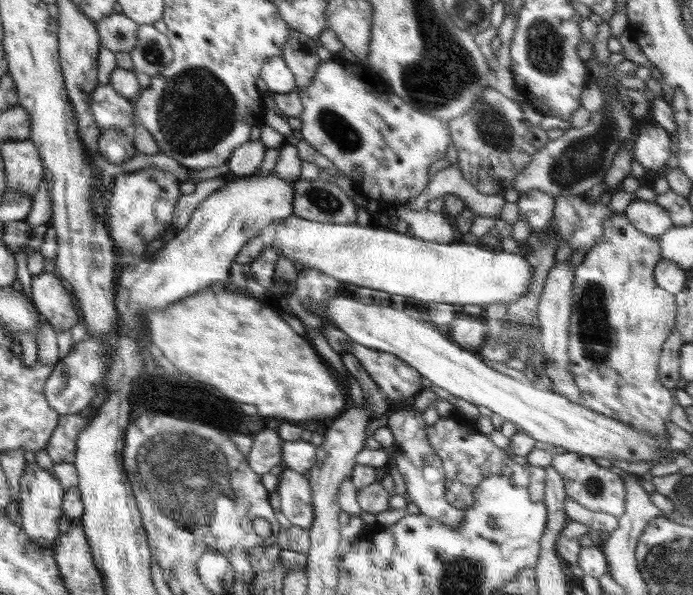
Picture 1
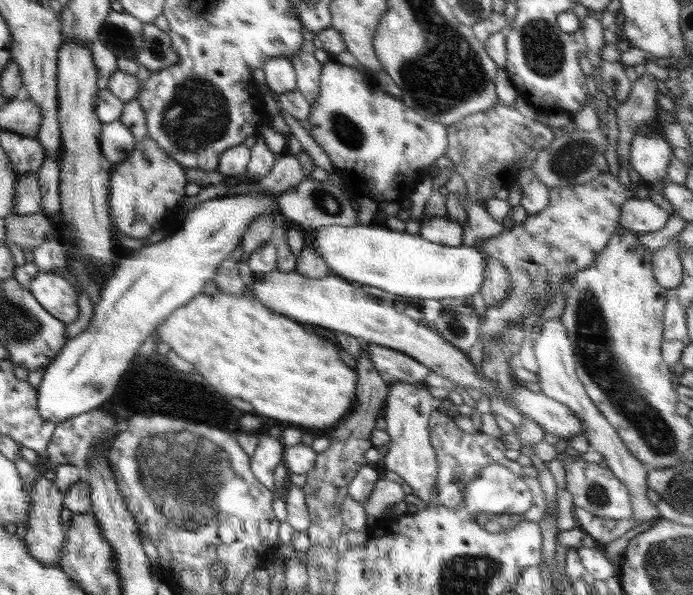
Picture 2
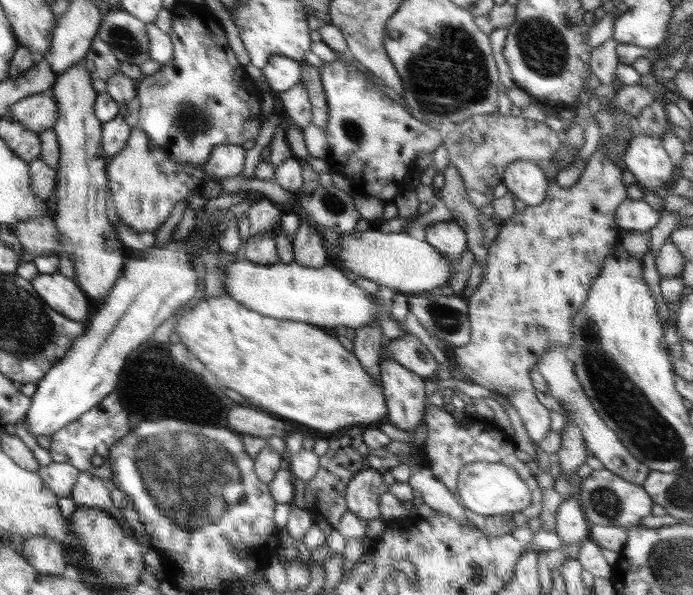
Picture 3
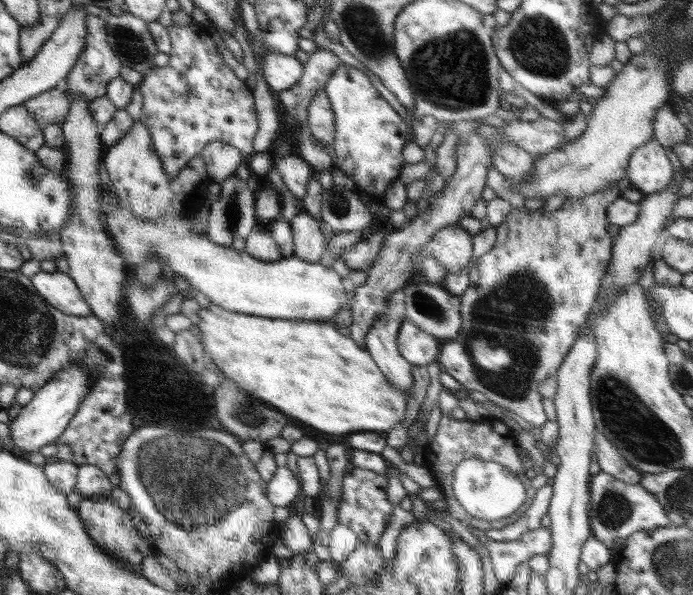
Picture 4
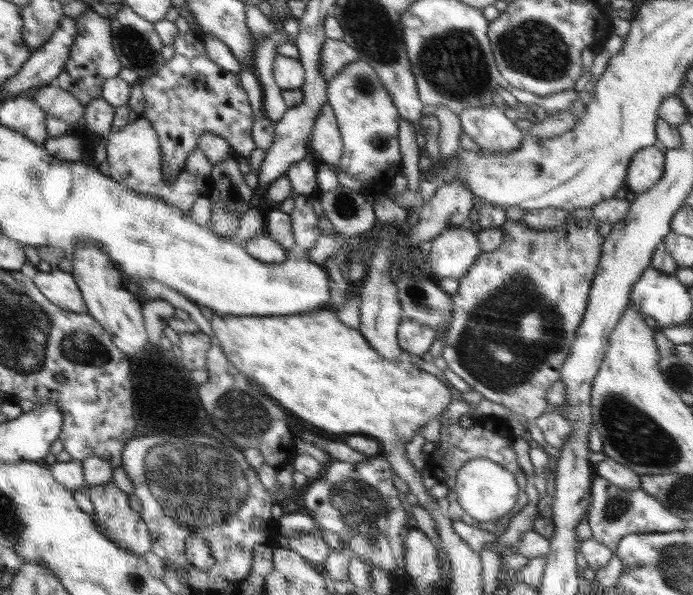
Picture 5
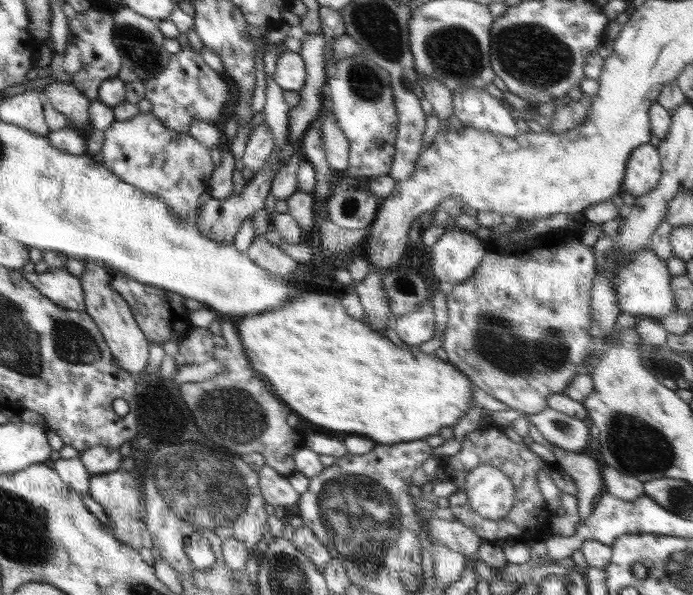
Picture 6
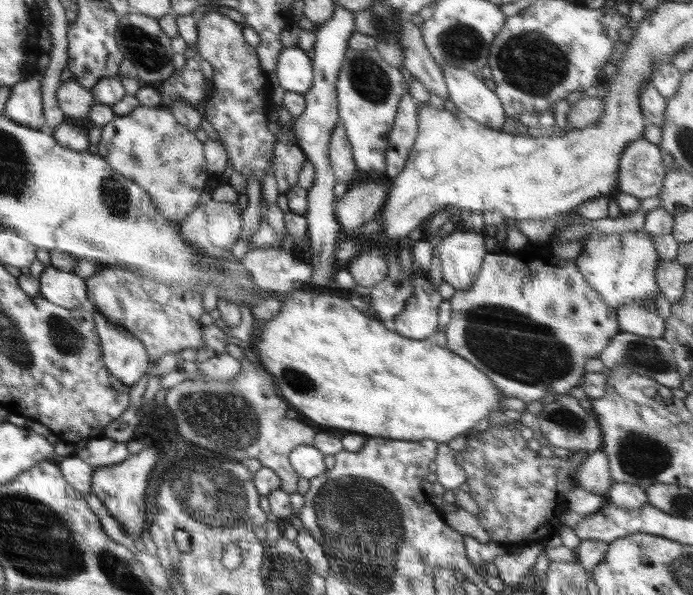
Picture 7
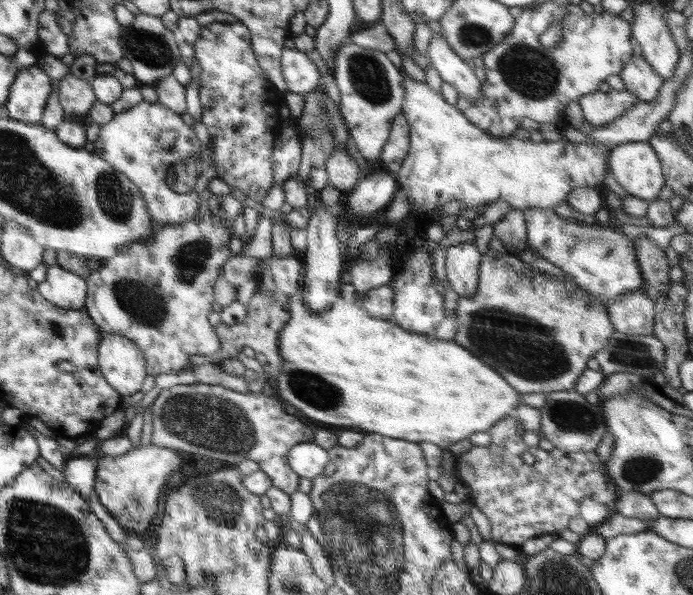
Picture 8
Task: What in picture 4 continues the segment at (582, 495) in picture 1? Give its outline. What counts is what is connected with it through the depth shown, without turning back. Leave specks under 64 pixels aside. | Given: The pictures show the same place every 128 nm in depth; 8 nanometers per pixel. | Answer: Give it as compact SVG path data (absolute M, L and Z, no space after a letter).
M605 472L593 474L589 480L590 504L588 516L592 535L610 549L613 560L617 558L618 548L614 548L614 539L626 538L636 531L666 527L672 524L663 506L640 483L622 482Z

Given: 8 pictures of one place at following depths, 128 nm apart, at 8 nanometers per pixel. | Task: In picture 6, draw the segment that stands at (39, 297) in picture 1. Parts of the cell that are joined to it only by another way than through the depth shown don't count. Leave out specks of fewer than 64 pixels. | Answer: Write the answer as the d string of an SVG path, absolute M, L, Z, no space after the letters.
M19 268L18 272L52 302L80 312L85 310L84 290L80 279L66 268L47 270L43 273L29 273Z

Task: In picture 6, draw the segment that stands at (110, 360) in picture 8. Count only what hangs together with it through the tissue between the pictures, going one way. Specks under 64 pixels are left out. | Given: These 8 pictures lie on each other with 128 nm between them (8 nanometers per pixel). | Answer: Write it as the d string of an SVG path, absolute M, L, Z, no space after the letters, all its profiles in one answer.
M84 259L84 273L79 279L84 290L85 311L92 317L96 327L100 329L117 364L129 373L138 374L144 372L147 366L149 342L144 332L138 327L126 299L120 297L120 294L112 289L110 282L112 282L113 275L114 272L102 261Z

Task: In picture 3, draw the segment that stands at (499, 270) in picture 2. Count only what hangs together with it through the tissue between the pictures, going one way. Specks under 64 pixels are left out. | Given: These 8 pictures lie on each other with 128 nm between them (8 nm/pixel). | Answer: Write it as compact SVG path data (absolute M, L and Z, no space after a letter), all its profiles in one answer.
M450 163L443 175L442 202L452 213L452 220L466 232L468 250L474 254L476 262L480 264L480 272L484 274L489 247L500 233L500 224L494 226L491 217L483 215L479 208L470 203L457 168Z

